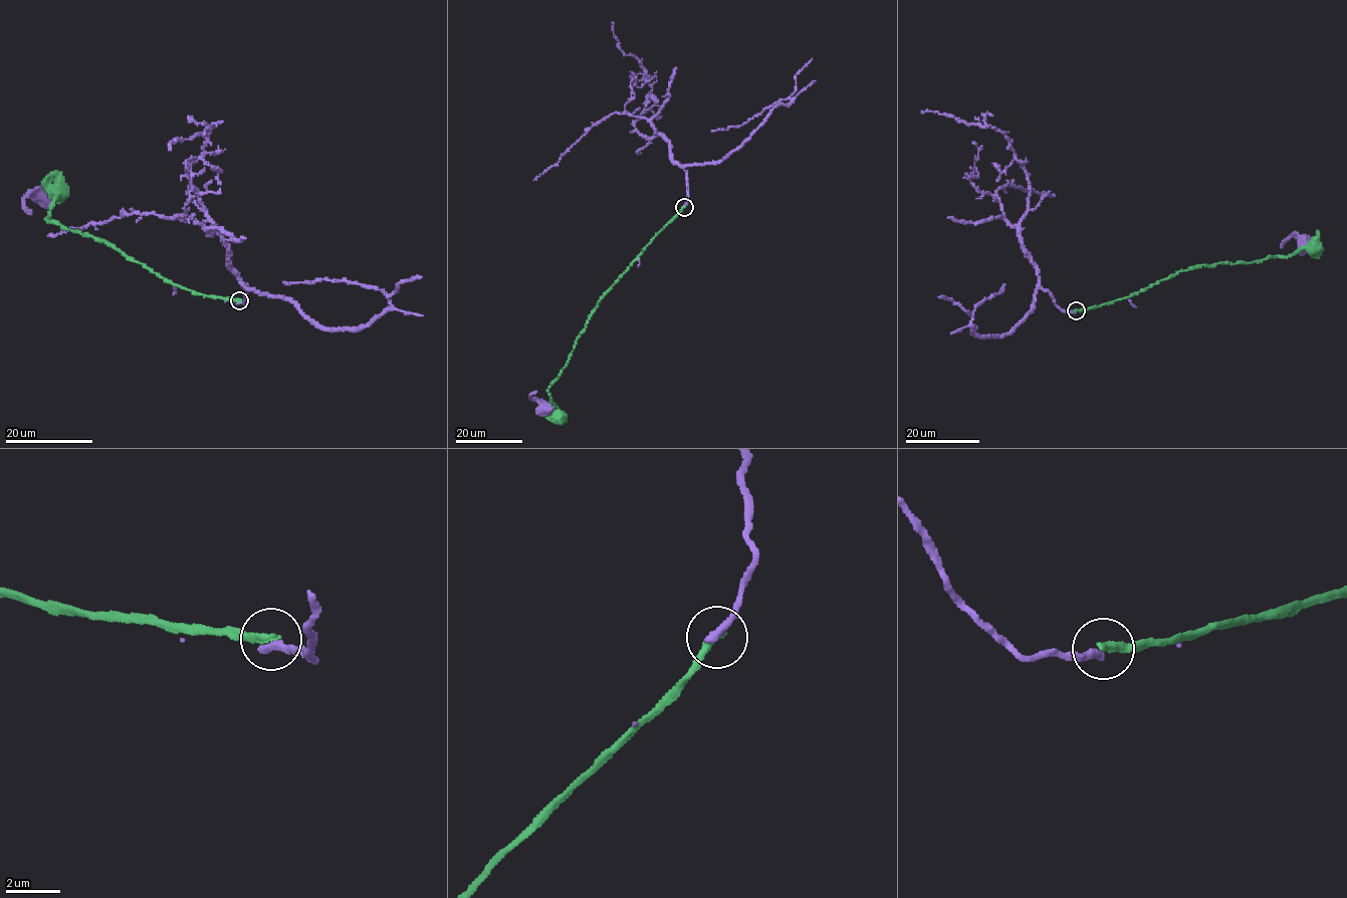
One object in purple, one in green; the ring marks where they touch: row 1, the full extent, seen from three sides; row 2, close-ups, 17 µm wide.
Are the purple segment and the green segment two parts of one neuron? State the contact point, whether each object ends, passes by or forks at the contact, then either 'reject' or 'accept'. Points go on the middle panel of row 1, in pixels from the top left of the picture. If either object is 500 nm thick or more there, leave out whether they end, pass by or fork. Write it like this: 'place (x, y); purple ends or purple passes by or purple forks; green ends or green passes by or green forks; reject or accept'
place (684, 207); purple ends; green ends; reject

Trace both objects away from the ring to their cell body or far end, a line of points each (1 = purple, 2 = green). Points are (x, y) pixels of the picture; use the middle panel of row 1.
1: (684, 207), (530, 395), (546, 407)
2: (684, 207), (601, 298), (577, 340), (568, 363), (547, 390), (558, 416)

